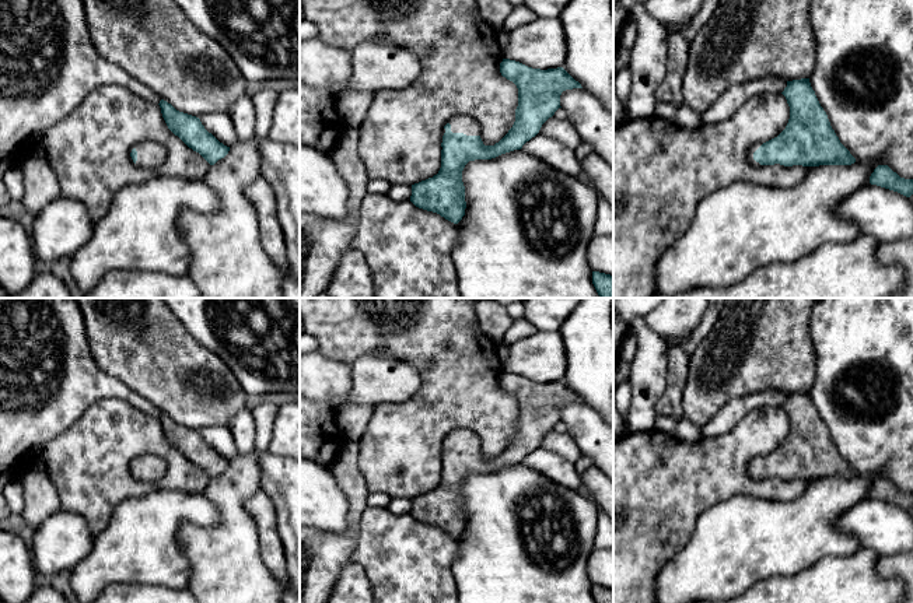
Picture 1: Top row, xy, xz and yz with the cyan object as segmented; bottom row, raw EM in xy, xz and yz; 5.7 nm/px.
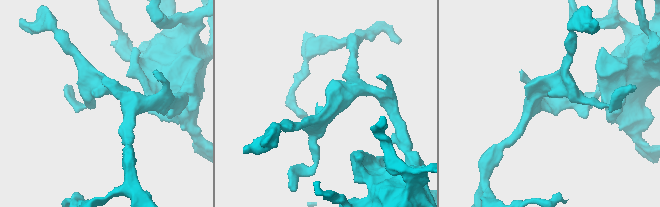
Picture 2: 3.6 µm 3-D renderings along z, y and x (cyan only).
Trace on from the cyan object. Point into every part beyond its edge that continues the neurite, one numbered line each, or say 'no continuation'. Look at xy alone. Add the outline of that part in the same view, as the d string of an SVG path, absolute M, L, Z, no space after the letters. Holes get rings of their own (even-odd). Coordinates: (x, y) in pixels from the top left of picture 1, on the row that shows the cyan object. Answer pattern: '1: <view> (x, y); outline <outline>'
1: xy (150, 154); outline M143 141L136 144L133 148L137 151L136 165L141 168L157 168L167 157L164 146L155 141Z

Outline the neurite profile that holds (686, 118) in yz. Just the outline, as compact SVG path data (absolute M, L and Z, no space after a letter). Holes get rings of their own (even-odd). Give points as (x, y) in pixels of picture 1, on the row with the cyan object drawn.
M685 104L679 106L674 122L685 129L696 129L703 125L700 113Z

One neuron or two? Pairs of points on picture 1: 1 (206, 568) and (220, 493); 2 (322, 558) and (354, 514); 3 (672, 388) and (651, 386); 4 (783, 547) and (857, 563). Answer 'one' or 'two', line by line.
1: one
2: one
3: two
4: two

